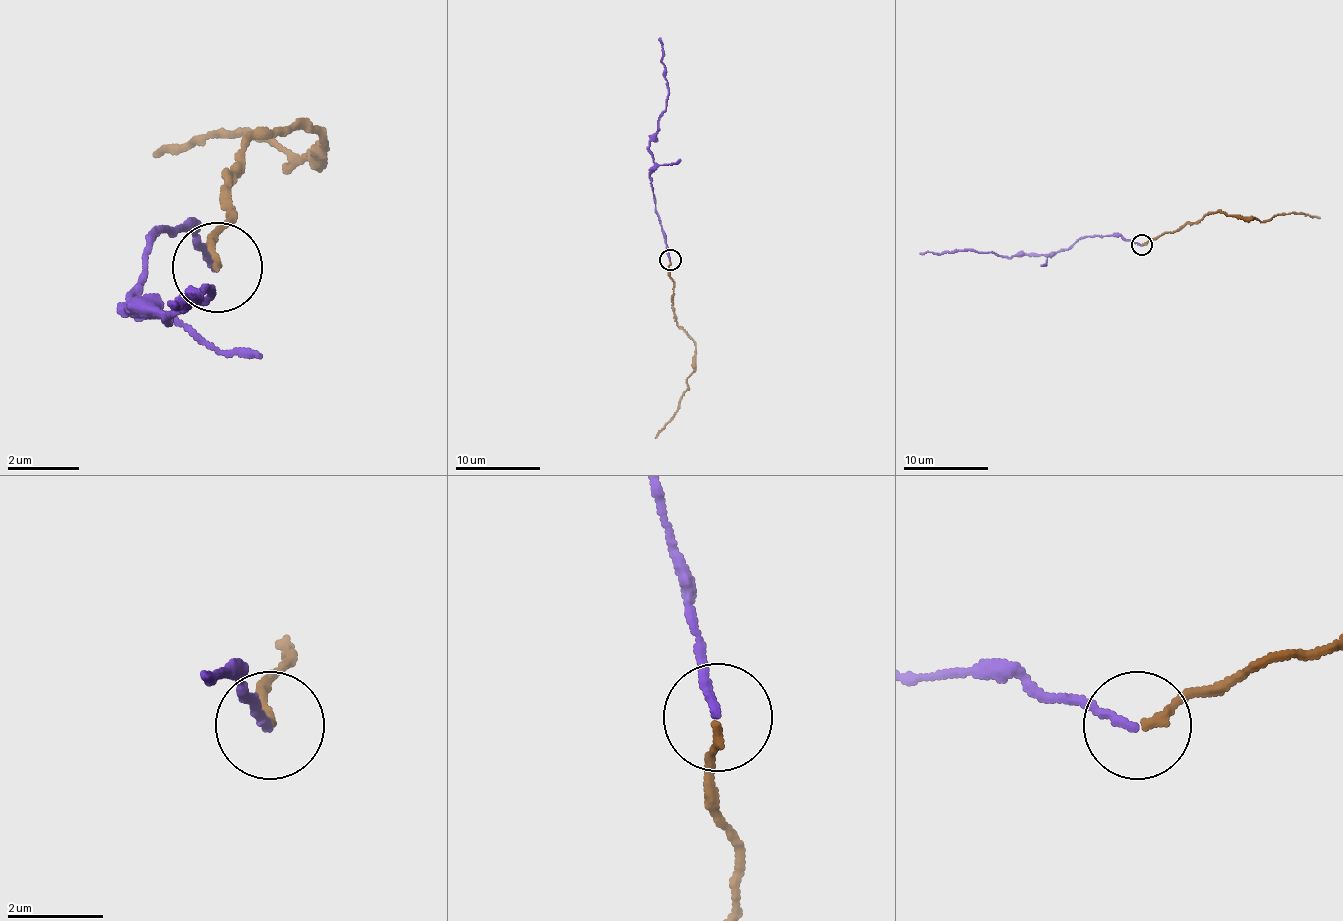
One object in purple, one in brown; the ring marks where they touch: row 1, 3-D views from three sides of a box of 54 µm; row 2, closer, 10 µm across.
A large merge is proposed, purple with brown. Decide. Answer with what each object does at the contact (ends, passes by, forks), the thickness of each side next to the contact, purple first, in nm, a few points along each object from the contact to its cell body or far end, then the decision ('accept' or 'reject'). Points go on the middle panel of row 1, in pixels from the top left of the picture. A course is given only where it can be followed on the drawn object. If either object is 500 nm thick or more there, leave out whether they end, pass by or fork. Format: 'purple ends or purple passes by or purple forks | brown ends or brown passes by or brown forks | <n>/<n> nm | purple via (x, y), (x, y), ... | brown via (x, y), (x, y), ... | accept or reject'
purple ends | brown ends | 170/160 nm | purple via (669, 260), (650, 183), (655, 160), (648, 147), (667, 96), (659, 37) | brown via (669, 260), (674, 319), (695, 345), (695, 360), (680, 408), (655, 438) | reject

